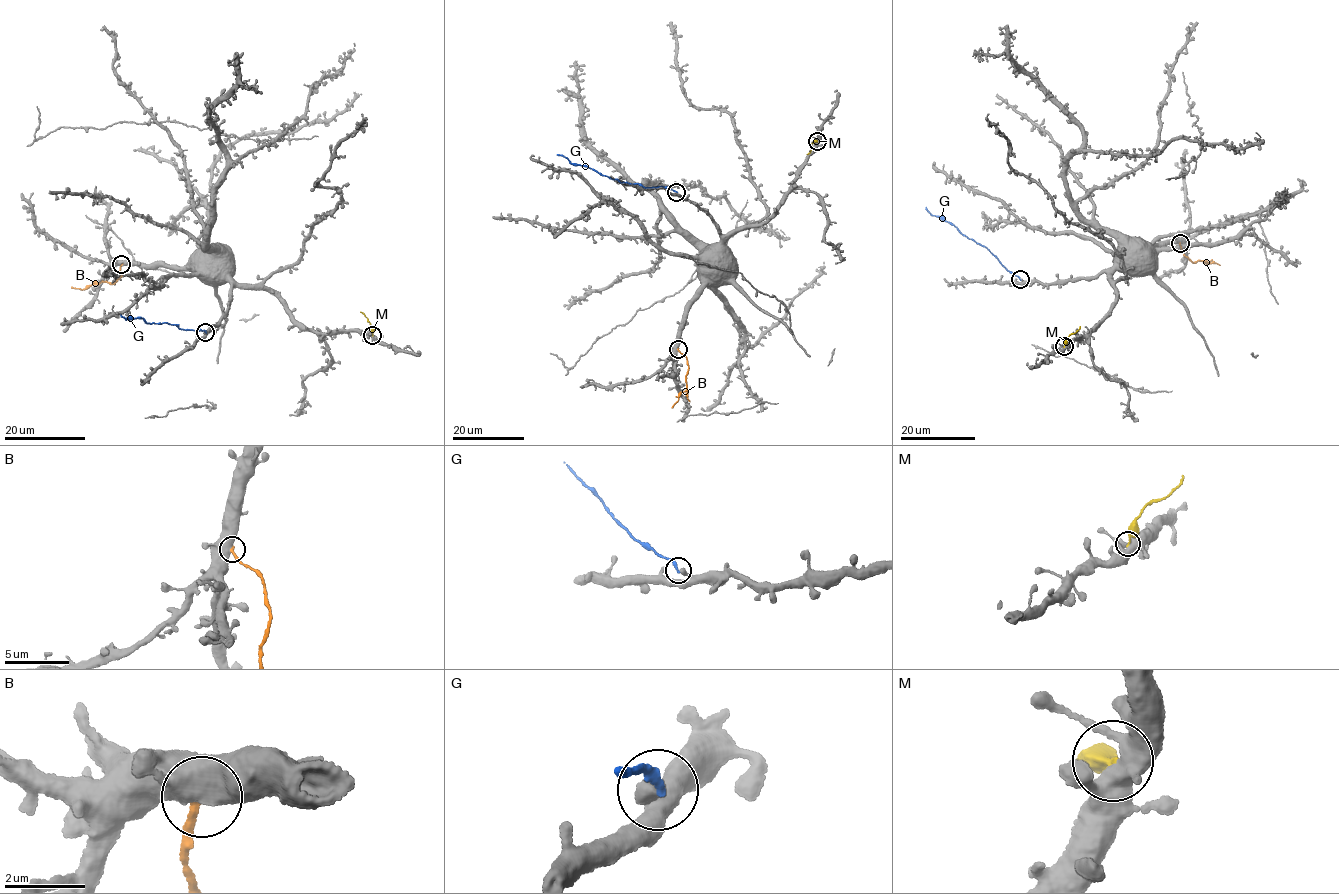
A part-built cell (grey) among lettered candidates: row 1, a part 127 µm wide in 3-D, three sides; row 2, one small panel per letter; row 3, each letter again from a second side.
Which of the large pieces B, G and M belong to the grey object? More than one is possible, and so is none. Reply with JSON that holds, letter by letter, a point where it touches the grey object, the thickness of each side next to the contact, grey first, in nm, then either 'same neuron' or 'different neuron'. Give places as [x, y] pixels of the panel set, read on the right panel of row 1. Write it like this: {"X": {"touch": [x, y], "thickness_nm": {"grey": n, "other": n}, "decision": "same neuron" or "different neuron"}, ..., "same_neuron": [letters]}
{"B": {"touch": [1180, 243], "thickness_nm": {"grey": 750, "other": 190}, "decision": "different neuron"}, "G": {"touch": [1020, 279], "thickness_nm": {"grey": 400, "other": 240}, "decision": "different neuron"}, "M": {"touch": [1064, 346], "thickness_nm": {"grey": 480, "other": 240}, "decision": "different neuron"}, "same_neuron": []}

